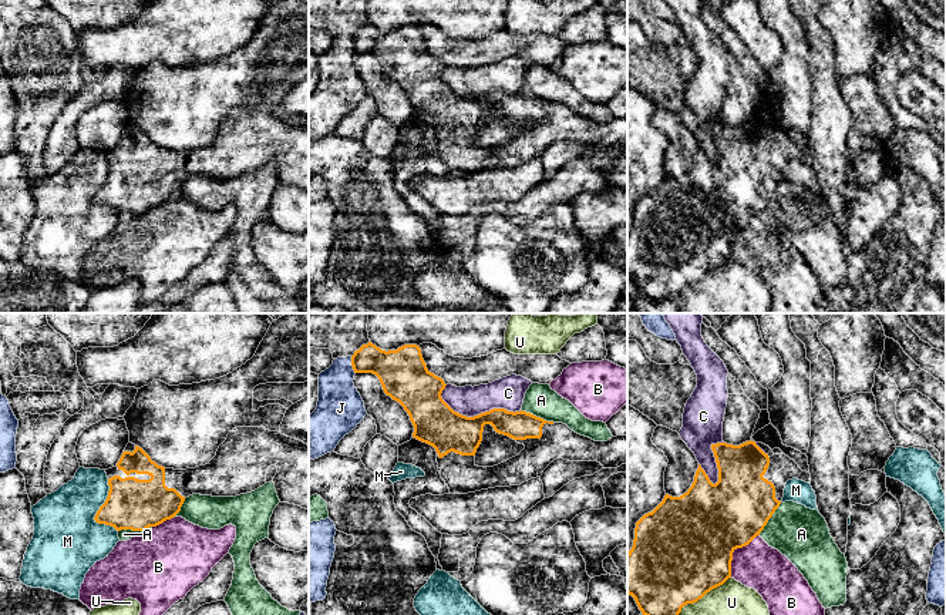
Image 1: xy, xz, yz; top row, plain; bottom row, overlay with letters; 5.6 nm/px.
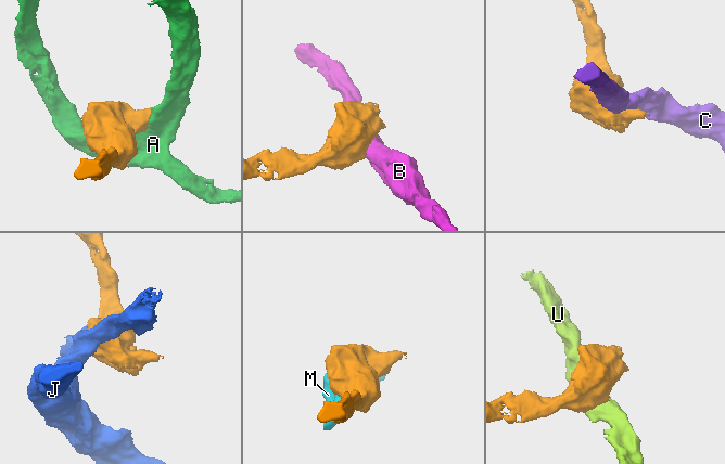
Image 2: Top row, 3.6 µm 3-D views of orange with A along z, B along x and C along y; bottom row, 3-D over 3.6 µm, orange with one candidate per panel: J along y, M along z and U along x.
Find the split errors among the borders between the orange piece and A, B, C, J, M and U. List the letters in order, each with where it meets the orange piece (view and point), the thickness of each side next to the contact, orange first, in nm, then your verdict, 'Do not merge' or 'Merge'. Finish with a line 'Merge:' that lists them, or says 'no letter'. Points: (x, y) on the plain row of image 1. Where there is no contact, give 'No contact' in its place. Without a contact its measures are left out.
A: Touches orange at xy (134, 211). Thickness 280 nm (orange) against 60 nm. Do not merge
B: Touches orange at yz (733, 232). Thickness 500 nm (orange) against 260 nm. Do not merge
C: Touches orange at xz (480, 96). Thickness 240 nm (orange) against 180 nm. Do not merge
J: Touches orange at xz (352, 46). Thickness 220 nm (orange) against 260 nm. Do not merge
M: Touches orange at xy (98, 191). Thickness 280 nm (orange) against 400 nm. Do not merge
U: Touches orange at yz (702, 278). Thickness 500 nm (orange) against 480 nm. Do not merge
Merge: no letter

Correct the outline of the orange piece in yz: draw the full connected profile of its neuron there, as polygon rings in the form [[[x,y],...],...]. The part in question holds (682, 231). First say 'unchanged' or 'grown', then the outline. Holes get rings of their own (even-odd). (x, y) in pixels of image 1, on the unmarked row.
grown; [[[751,121],[745,122],[740,127],[717,124],[717,125],[711,125],[711,131],[714,134],[717,149],[718,149],[718,162],[716,165],[713,165],[710,162],[708,157],[698,145],[693,165],[683,177],[671,178],[671,177],[666,175],[663,182],[652,194],[644,195],[636,204],[633,228],[627,233],[627,275],[634,279],[642,295],[649,299],[677,299],[684,286],[697,283],[707,273],[723,266],[728,259],[731,259],[733,233],[737,229],[743,229],[743,228],[748,226],[757,216],[760,216],[760,214],[767,206],[768,201],[772,198],[775,191],[782,184],[784,169],[785,169],[787,162],[792,161],[792,159],[798,159],[805,164],[811,164],[809,154],[802,152],[798,148],[798,145],[794,141],[791,141],[788,137],[785,137],[784,134],[774,135],[772,131],[762,124],[755,124]]]

